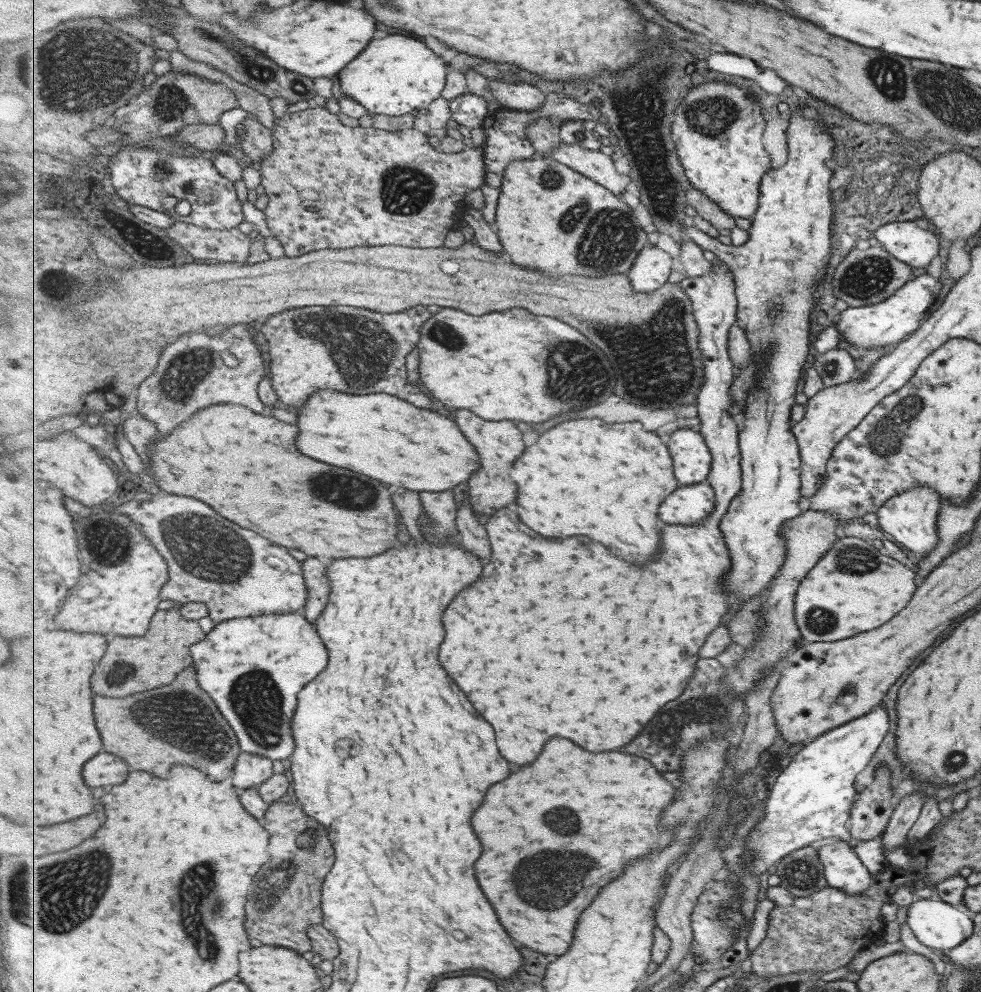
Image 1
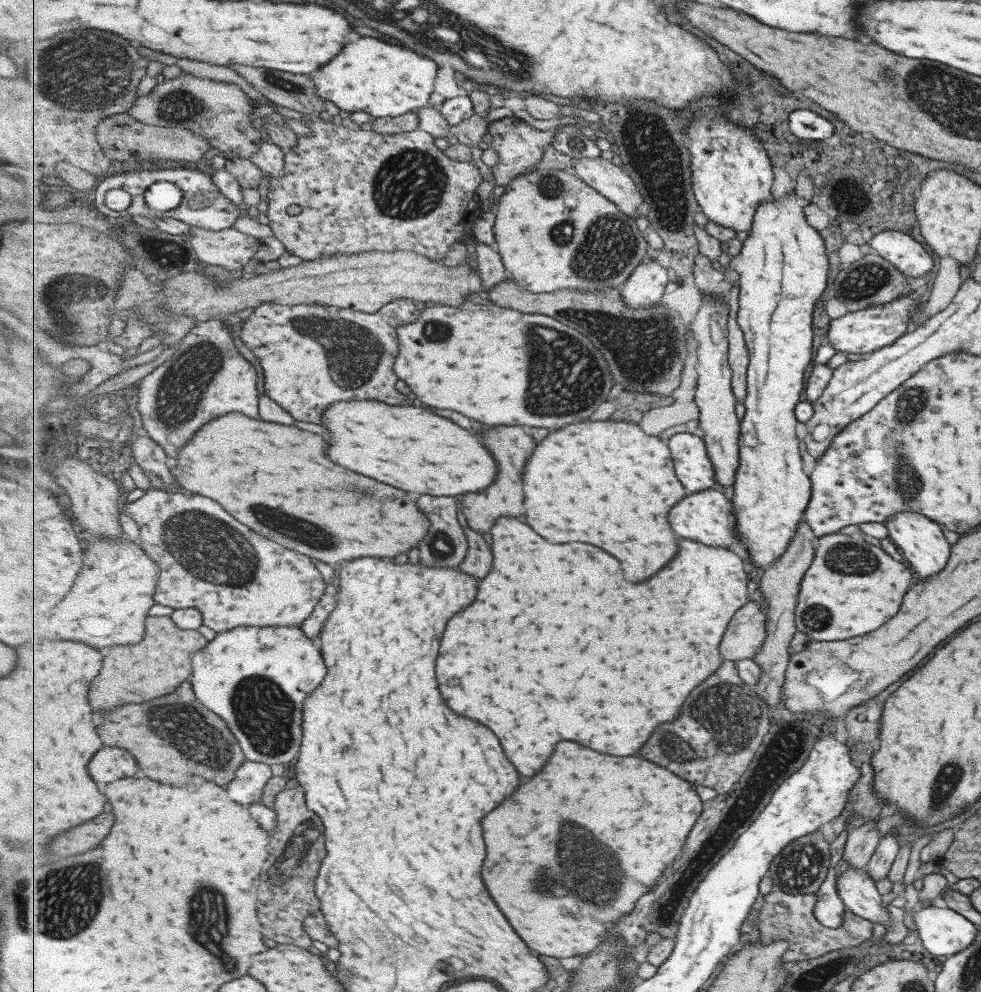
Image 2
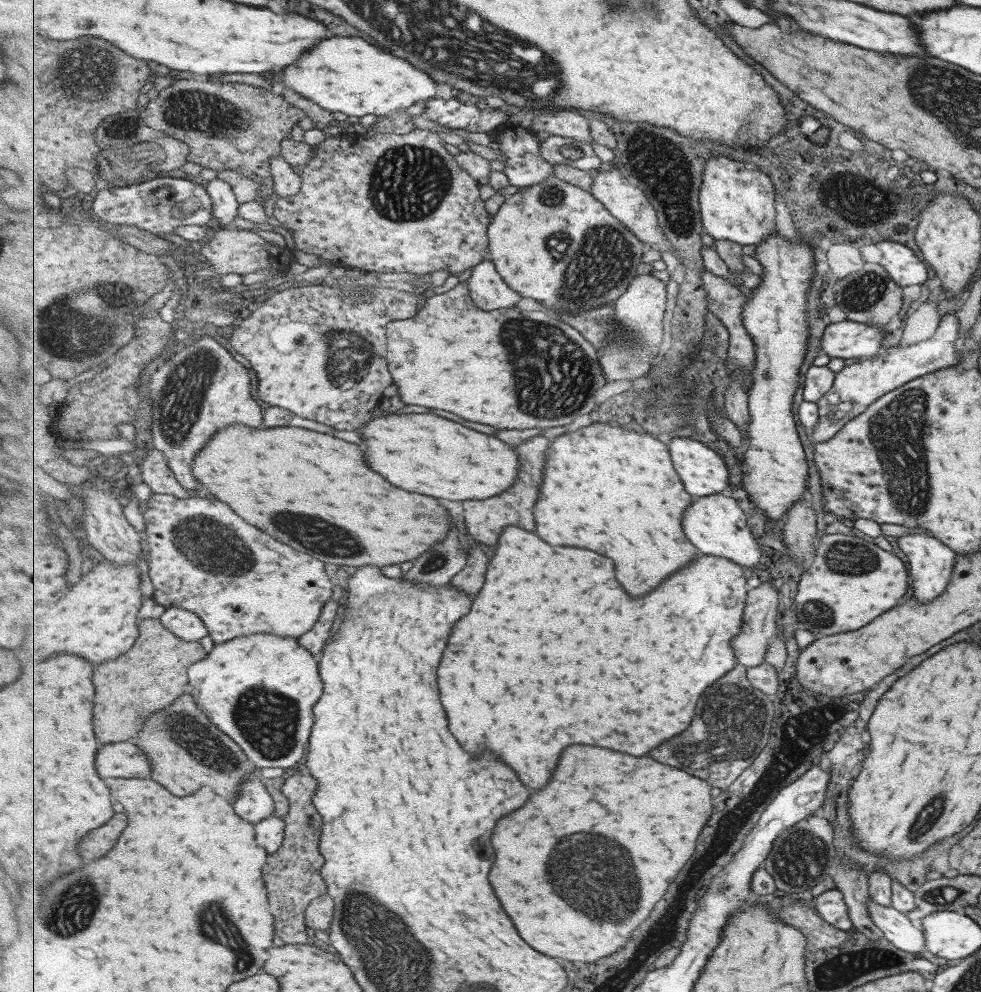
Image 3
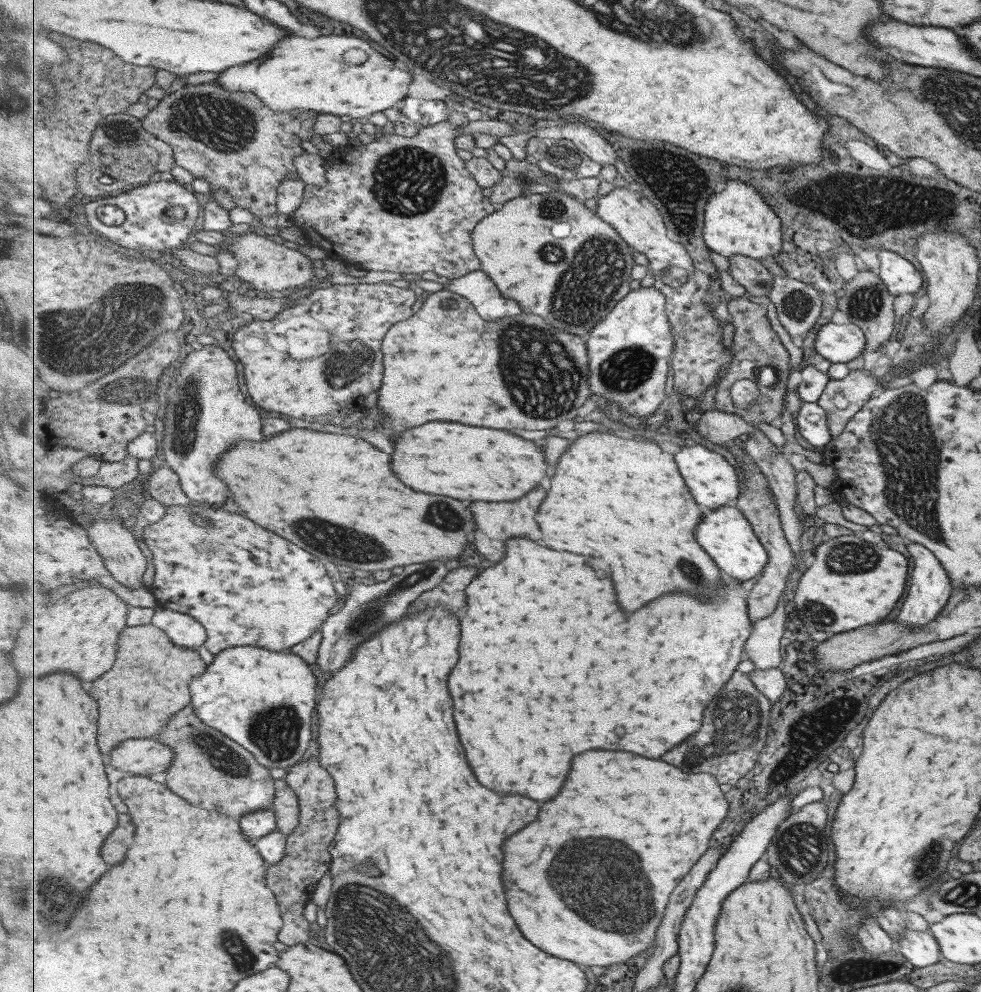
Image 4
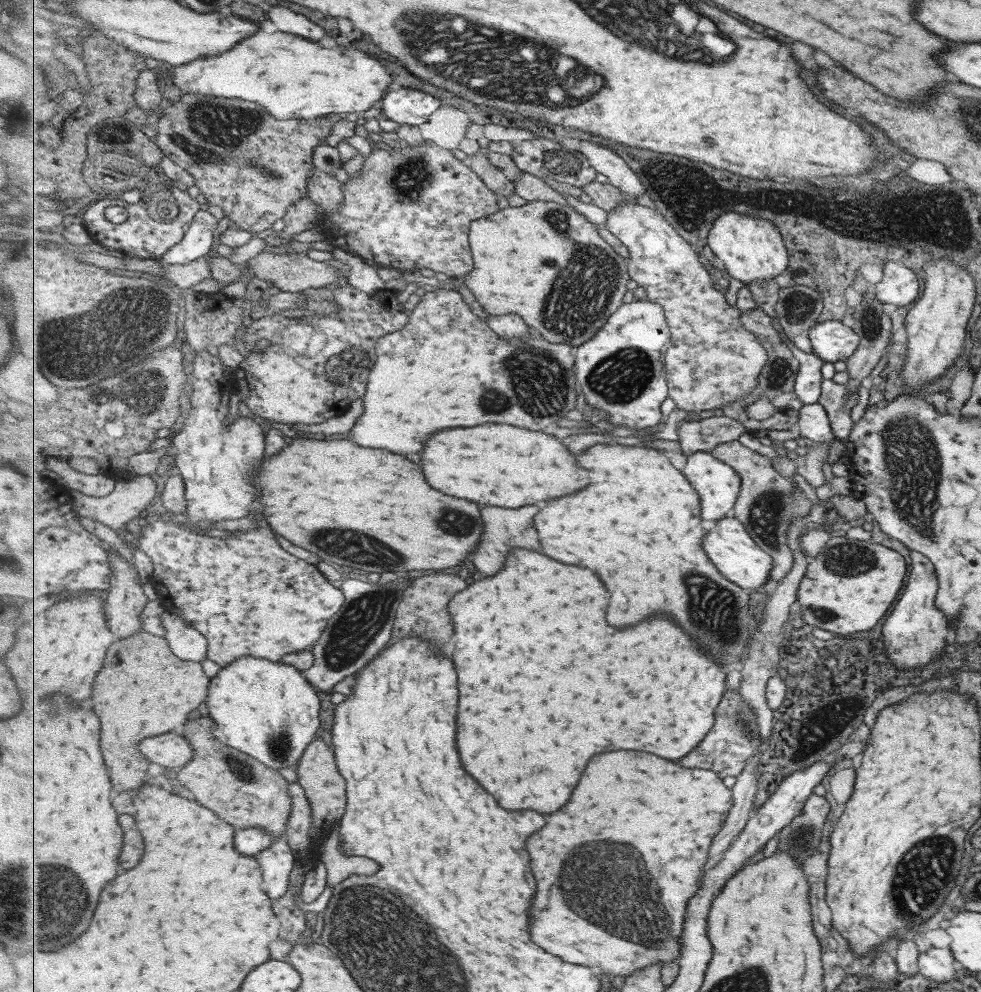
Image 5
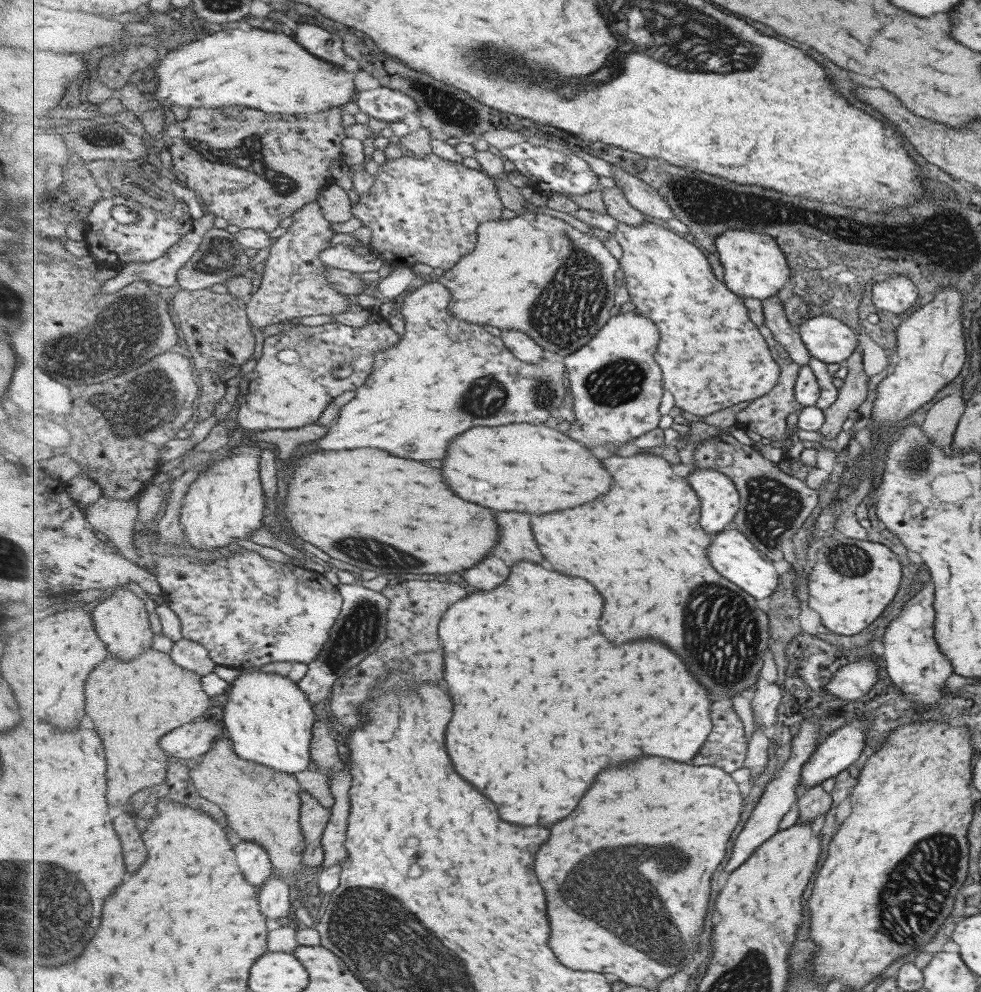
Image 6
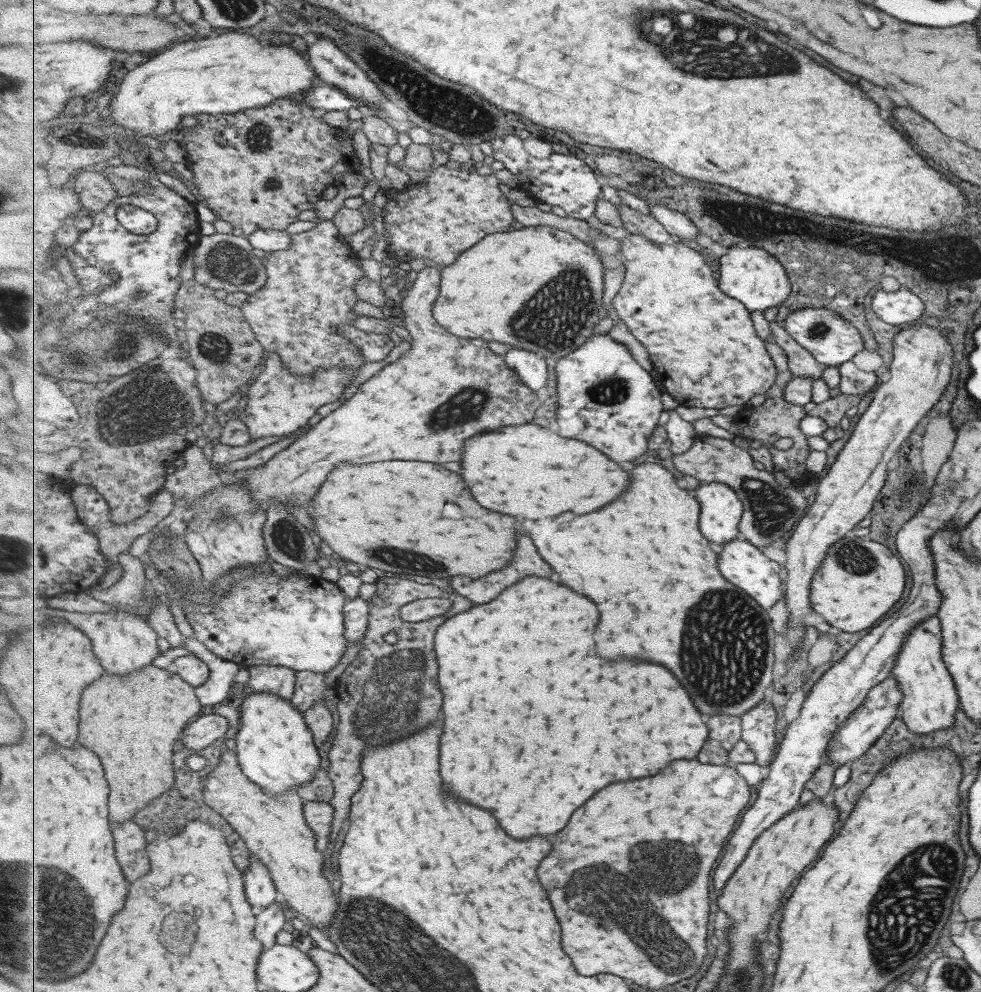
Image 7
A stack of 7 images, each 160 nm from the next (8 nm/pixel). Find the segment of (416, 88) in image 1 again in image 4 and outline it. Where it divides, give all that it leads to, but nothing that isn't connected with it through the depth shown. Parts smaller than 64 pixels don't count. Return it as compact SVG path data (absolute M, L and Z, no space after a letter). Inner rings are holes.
M289 36L287 40L283 40L283 44L279 44L279 48L275 48L275 52L271 52L271 56L267 56L267 60L261 60L259 64L257 64L257 60L255 60L255 64L247 64L247 66L239 66L239 68L233 68L231 72L221 72L219 73L219 78L218 78L218 83L223 87L226 88L227 90L230 91L237 91L237 92L254 92L257 94L257 96L261 96L261 98L269 104L269 106L272 109L275 109L276 111L293 111L293 110L299 110L301 109L302 111L315 111L318 113L327 113L330 115L335 115L335 116L350 116L353 118L369 118L371 114L375 114L375 112L385 112L385 110L389 110L389 108L393 108L399 100L404 100L409 96L409 88L411 88L411 82L413 82L413 74L411 72L407 72L407 70L403 70L403 68L399 68L397 66L397 62L395 60L389 60L389 58L385 58L383 54L379 54L377 50L373 50L371 46L369 46L369 42L367 40L363 40L363 38L357 38L357 36L321 36L321 38L315 38L315 40L309 40L309 38L301 38L301 36ZM357 52L367 52L367 60L363 60L363 62L359 62L359 60L355 60L355 58L361 58L361 54L357 54Z

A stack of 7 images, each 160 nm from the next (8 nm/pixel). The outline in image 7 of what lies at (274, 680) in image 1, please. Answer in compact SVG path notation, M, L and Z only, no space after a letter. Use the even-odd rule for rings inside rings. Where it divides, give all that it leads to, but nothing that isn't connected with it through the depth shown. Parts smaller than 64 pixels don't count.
M251 693L243 694L243 702L239 706L240 729L235 734L235 742L238 753L238 761L242 771L264 791L271 793L271 796L281 796L281 793L296 789L299 784L311 782L315 774L323 764L323 758L319 750L313 731L309 730L307 722L301 712L291 701L284 699L275 693Z

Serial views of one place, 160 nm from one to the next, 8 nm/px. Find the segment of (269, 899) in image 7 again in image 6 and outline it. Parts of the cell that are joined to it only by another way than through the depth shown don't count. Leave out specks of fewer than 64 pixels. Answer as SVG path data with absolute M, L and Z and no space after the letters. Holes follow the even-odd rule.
M241 840L235 846L235 852L239 856L239 864L241 864L243 872L247 872L247 878L251 880L251 884L257 884L260 890L273 870L273 864L267 849L255 841Z

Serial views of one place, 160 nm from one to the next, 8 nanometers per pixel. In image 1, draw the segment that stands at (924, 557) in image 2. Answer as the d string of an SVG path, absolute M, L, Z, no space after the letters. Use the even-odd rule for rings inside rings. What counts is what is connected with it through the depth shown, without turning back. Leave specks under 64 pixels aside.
M931 487L908 488L895 496L891 496L883 504L880 504L876 513L878 528L887 532L890 538L899 542L901 546L909 549L916 556L924 557L936 543L936 526L935 519L940 507L940 496L937 492L932 491Z

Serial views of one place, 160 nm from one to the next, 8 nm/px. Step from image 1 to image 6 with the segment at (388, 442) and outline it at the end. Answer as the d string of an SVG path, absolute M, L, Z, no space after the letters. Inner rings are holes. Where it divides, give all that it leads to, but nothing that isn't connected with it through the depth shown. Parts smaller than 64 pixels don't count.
M507 424L507 426L477 426L471 432L453 440L447 460L443 460L443 476L449 488L455 490L463 500L471 500L483 504L487 508L495 508L501 512L555 512L565 510L567 506L581 506L597 500L601 494L609 492L611 474L603 468L603 464L591 454L589 448L563 432L544 425Z

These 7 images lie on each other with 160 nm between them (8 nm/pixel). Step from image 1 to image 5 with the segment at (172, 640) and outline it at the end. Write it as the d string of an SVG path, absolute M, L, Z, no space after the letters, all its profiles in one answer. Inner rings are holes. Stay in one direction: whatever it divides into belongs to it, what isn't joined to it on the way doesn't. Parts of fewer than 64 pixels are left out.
M141 629L135 635L117 640L115 648L111 648L107 656L107 668L99 674L99 684L95 684L95 712L99 710L99 718L103 720L103 756L107 766L111 768L111 778L117 790L135 790L142 787L147 780L147 770L151 762L137 748L137 744L151 736L161 736L167 732L183 728L193 715L203 712L211 684L202 663L181 660L170 647L166 637L155 636Z

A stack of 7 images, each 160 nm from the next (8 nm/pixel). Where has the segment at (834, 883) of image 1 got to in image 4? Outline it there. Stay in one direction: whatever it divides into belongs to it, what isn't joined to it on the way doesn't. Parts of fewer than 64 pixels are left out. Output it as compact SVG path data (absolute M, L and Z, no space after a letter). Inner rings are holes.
M906 929L895 950L901 953L907 962L921 969L942 963L937 942L927 932L916 932Z

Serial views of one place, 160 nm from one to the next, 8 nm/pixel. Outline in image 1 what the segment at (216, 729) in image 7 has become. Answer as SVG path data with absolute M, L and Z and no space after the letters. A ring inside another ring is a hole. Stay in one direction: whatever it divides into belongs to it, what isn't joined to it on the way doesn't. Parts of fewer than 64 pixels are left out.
M99 754L95 760L87 762L83 776L87 776L89 786L109 786L109 784L123 784L127 780L129 766L123 758L115 754Z

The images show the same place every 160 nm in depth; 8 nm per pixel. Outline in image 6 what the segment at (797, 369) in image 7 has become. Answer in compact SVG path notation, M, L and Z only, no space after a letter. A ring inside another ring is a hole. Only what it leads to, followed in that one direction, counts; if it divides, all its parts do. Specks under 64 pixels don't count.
M777 295L772 296L762 301L762 305L766 319L765 325L773 332L774 338L789 352L791 362L797 367L808 365L810 355L796 330L791 327L781 298Z

